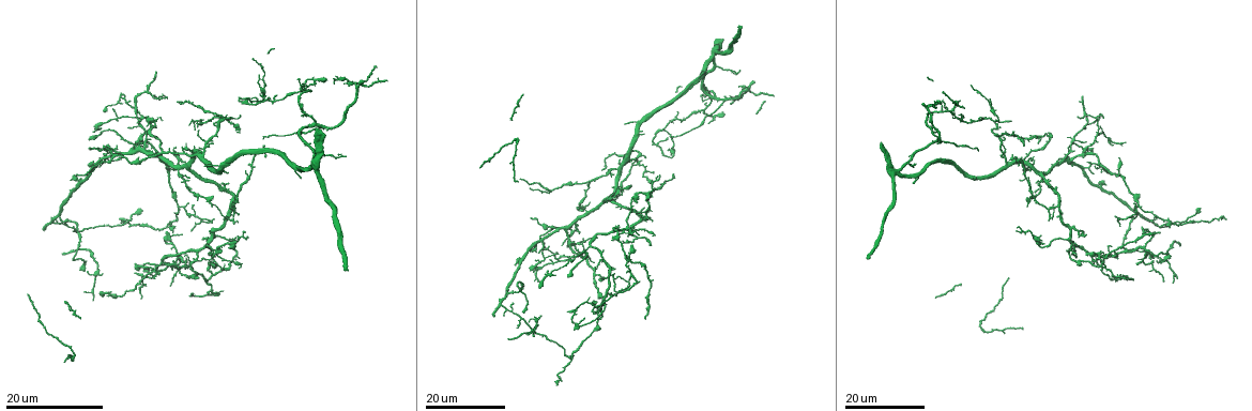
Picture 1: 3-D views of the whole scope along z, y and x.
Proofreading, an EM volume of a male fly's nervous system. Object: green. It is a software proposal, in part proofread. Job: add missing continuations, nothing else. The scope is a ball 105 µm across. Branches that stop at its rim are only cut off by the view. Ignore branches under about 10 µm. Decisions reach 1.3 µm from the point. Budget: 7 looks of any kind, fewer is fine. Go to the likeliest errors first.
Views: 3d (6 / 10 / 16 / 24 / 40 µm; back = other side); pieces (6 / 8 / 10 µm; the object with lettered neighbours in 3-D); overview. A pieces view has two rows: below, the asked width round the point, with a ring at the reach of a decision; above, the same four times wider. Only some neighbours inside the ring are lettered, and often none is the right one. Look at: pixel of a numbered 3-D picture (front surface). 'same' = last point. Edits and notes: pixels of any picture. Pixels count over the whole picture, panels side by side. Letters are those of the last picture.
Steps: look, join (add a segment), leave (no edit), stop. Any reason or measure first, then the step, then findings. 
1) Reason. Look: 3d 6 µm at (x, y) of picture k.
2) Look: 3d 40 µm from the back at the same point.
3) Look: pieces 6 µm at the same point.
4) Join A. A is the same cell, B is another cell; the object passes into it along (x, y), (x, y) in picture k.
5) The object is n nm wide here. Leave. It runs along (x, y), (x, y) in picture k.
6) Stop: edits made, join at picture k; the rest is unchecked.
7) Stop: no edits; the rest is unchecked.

Free end. Look: 3d 24 µm at (265, 154) of picture 1.

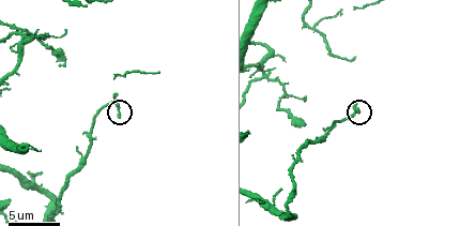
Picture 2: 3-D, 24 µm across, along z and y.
Look: pieces 6 µm at (119, 117) of picture 2.

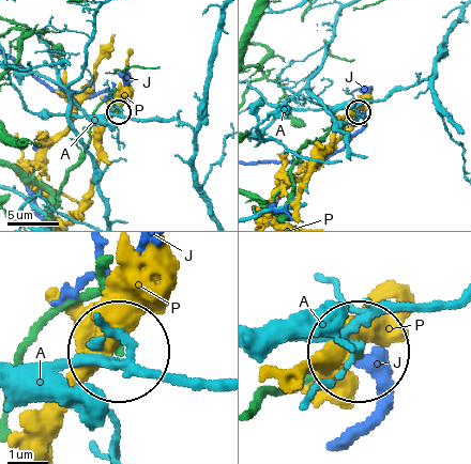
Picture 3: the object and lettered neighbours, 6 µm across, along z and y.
Leave. A, J and P are other cells; no lettered segment goes on from it.

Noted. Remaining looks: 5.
Branch stops here. Look: 3d 24 µm at (1021, 330) of picture 1.

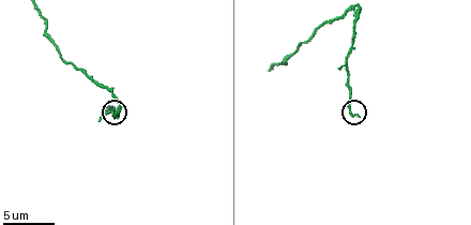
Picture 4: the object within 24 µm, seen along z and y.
Look: pieces 10 µm at (359, 115) of picture 4.

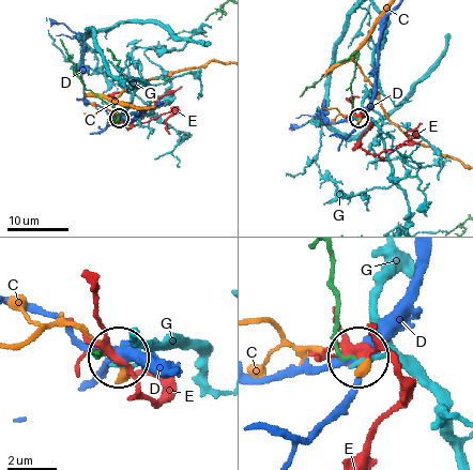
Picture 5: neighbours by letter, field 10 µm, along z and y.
Leave. C, D, E and G are other cells; it runs along (331, 258), (337, 345), (353, 357) in picture 5; none of them fits.

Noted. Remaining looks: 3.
An open end. Look: 3d 24 µm at (648, 243) of picture 1.

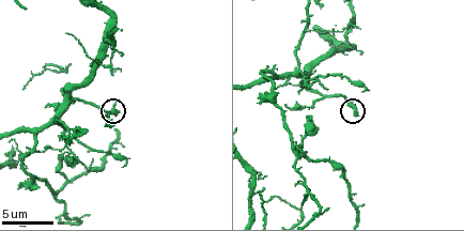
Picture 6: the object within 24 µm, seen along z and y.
Look: pieces 10 µm at (357, 115) of picture 6.

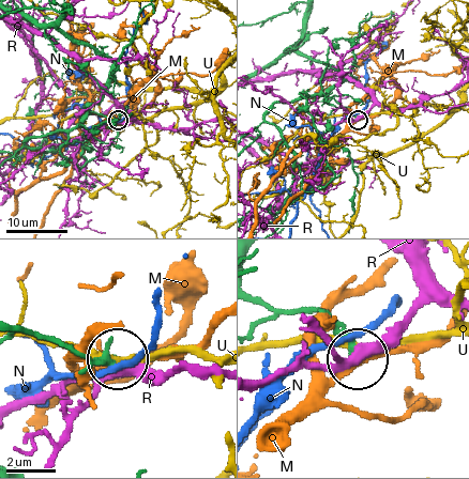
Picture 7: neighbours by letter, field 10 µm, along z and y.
The object is 300 nm wide here. Leave. M, N, R and U are other cells; none of them fits.

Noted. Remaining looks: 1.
Stop: no edits; the rest is unchecked.

